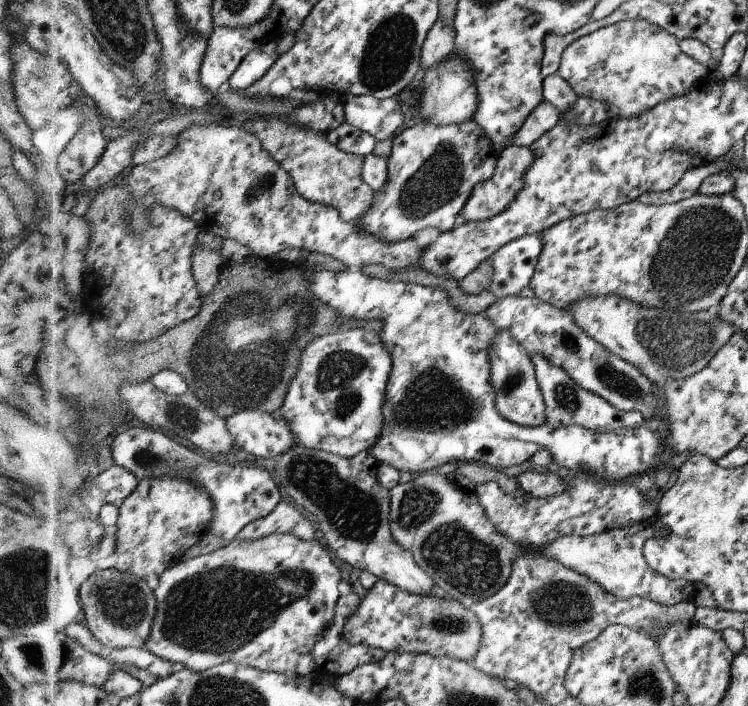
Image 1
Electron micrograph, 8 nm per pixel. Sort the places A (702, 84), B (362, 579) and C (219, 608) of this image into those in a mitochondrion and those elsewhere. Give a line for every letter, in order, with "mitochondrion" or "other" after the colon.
A: other
B: other
C: mitochondrion

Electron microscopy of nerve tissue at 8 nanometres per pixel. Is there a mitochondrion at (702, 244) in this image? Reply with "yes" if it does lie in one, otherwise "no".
yes

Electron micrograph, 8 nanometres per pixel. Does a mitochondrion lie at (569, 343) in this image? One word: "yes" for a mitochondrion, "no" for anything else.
yes

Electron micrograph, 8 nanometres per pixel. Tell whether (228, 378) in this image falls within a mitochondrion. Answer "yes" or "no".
yes

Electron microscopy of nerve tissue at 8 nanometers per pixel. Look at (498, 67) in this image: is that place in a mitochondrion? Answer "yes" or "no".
no

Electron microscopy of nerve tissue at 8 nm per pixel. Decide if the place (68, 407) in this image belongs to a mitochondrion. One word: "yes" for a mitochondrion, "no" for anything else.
yes

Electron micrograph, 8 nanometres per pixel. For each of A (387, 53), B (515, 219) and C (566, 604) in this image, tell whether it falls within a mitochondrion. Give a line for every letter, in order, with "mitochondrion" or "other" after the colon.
A: mitochondrion
B: other
C: mitochondrion

